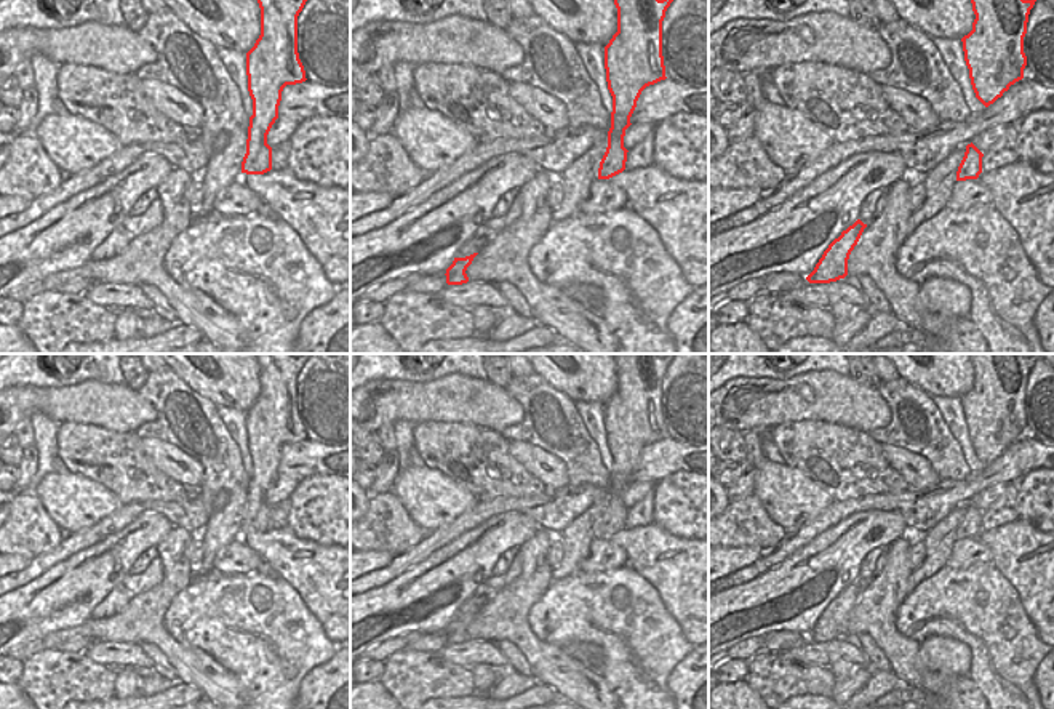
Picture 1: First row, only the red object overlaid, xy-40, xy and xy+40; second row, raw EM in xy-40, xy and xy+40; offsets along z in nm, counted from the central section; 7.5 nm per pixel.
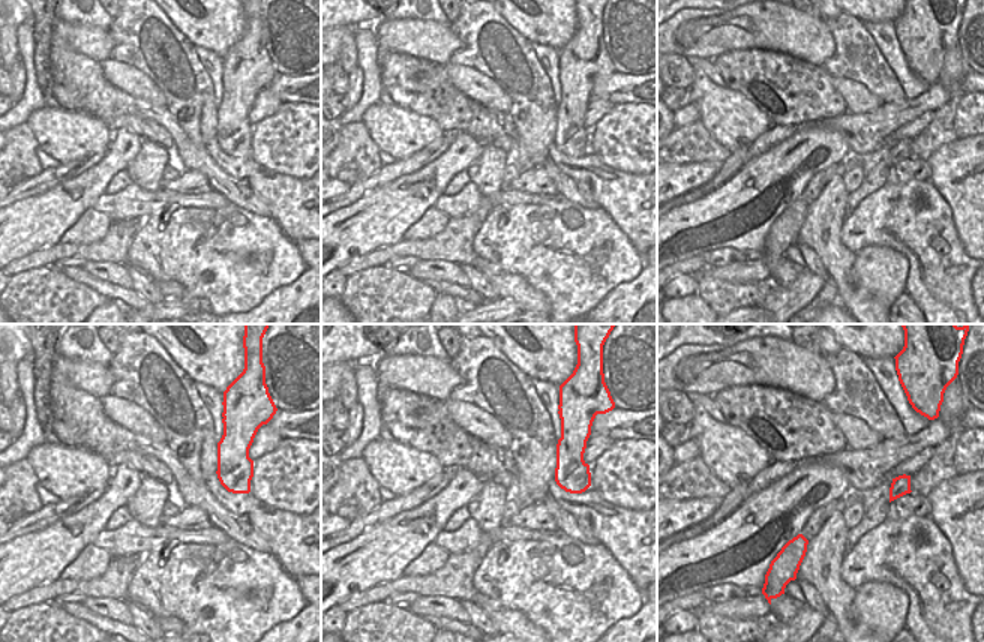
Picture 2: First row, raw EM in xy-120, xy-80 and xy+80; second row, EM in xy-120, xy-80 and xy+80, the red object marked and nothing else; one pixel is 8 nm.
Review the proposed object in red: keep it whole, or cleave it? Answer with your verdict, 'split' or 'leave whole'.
leave whole

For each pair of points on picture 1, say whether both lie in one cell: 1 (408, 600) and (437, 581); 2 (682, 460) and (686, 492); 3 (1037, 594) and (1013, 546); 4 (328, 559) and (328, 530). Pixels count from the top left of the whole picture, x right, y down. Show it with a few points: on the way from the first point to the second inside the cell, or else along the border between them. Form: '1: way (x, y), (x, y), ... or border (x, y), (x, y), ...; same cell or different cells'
1: way (415, 599), (431, 588); same cell
2: border (691, 472), (675, 471), (658, 482); different cells
3: way (1030, 583), (1030, 576), (1016, 562), (1016, 557); same cell
4: border (293, 530), (299, 538), (311, 538), (333, 546); different cells

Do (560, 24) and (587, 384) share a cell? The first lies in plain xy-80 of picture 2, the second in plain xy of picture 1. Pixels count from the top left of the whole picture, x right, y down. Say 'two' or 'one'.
one

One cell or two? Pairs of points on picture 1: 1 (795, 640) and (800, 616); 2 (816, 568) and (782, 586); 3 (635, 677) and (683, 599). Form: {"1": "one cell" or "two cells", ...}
{"1": "two cells", "2": "one cell", "3": "two cells"}

